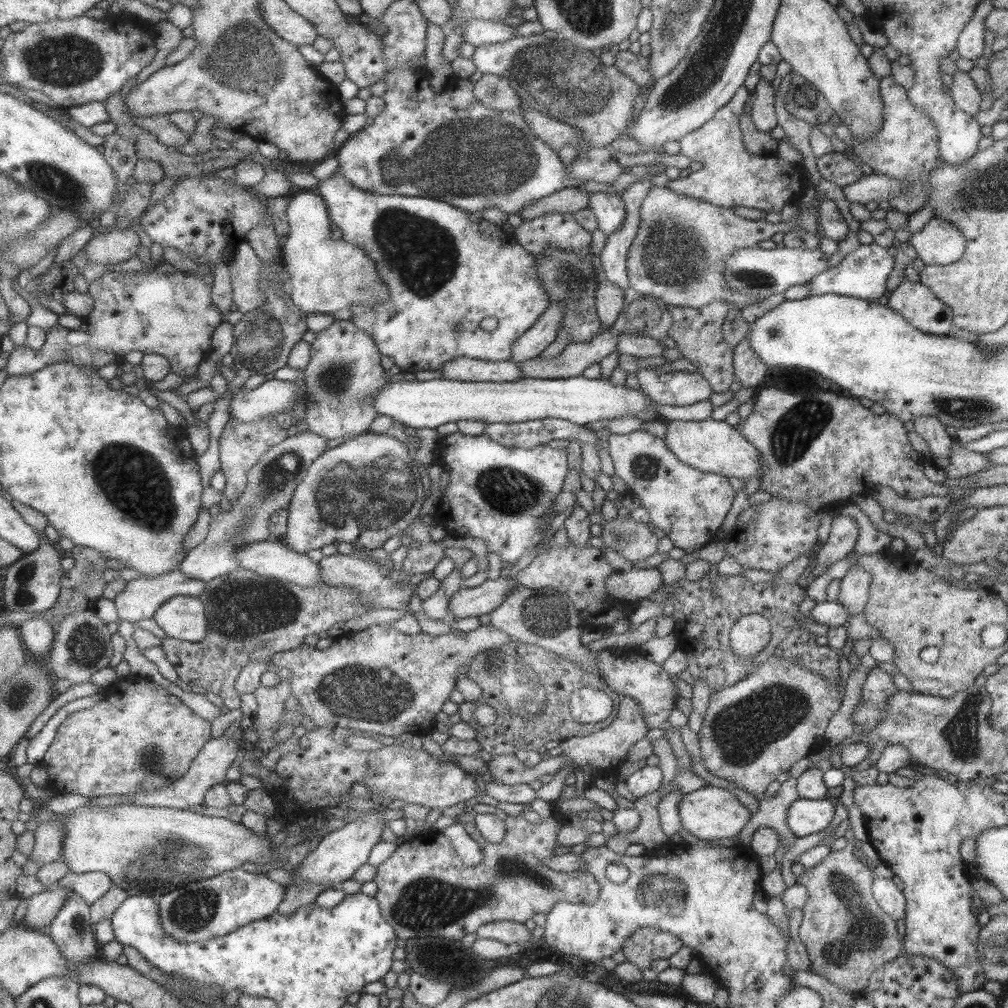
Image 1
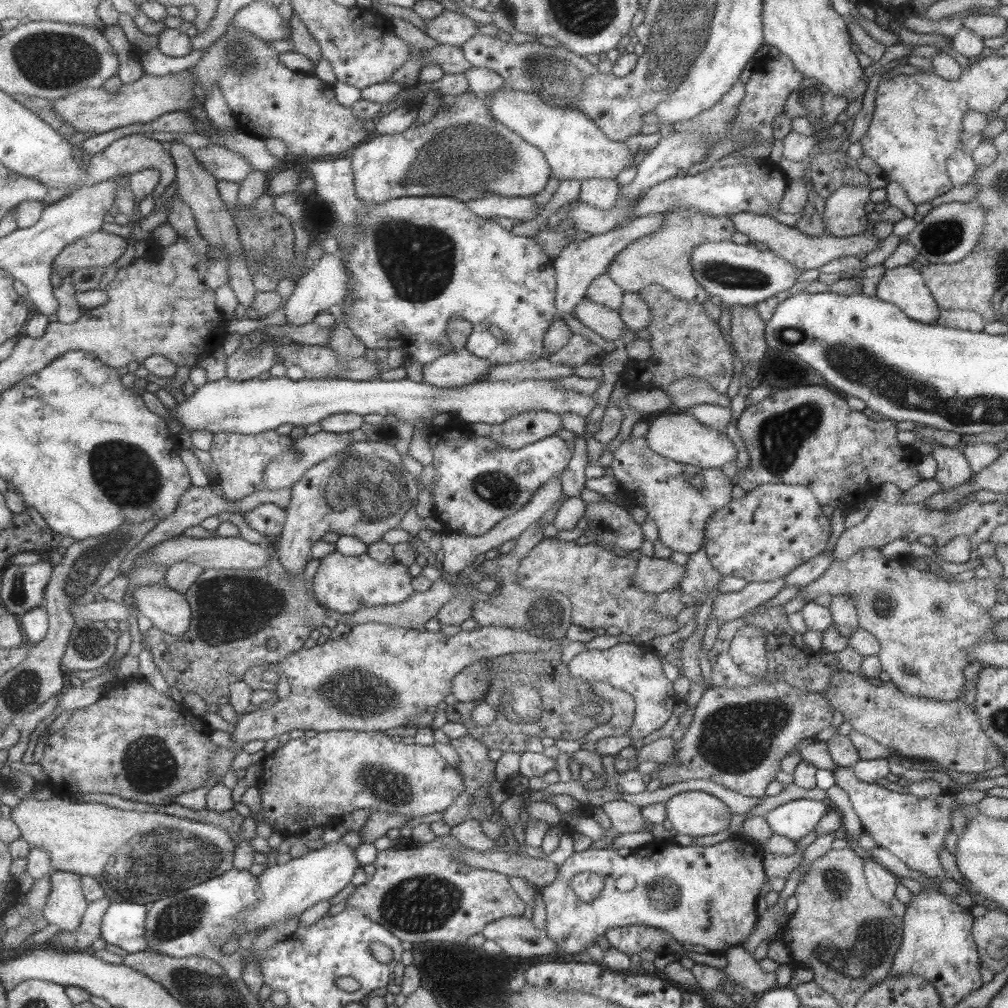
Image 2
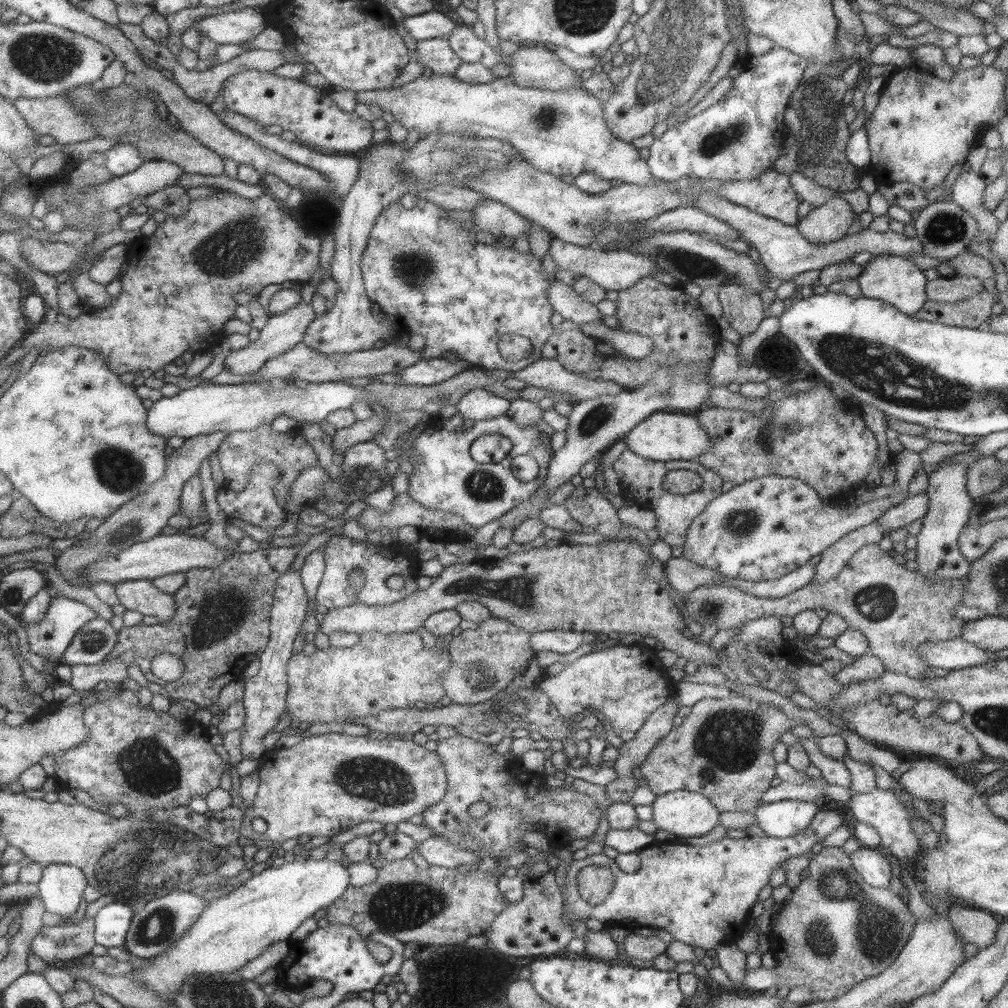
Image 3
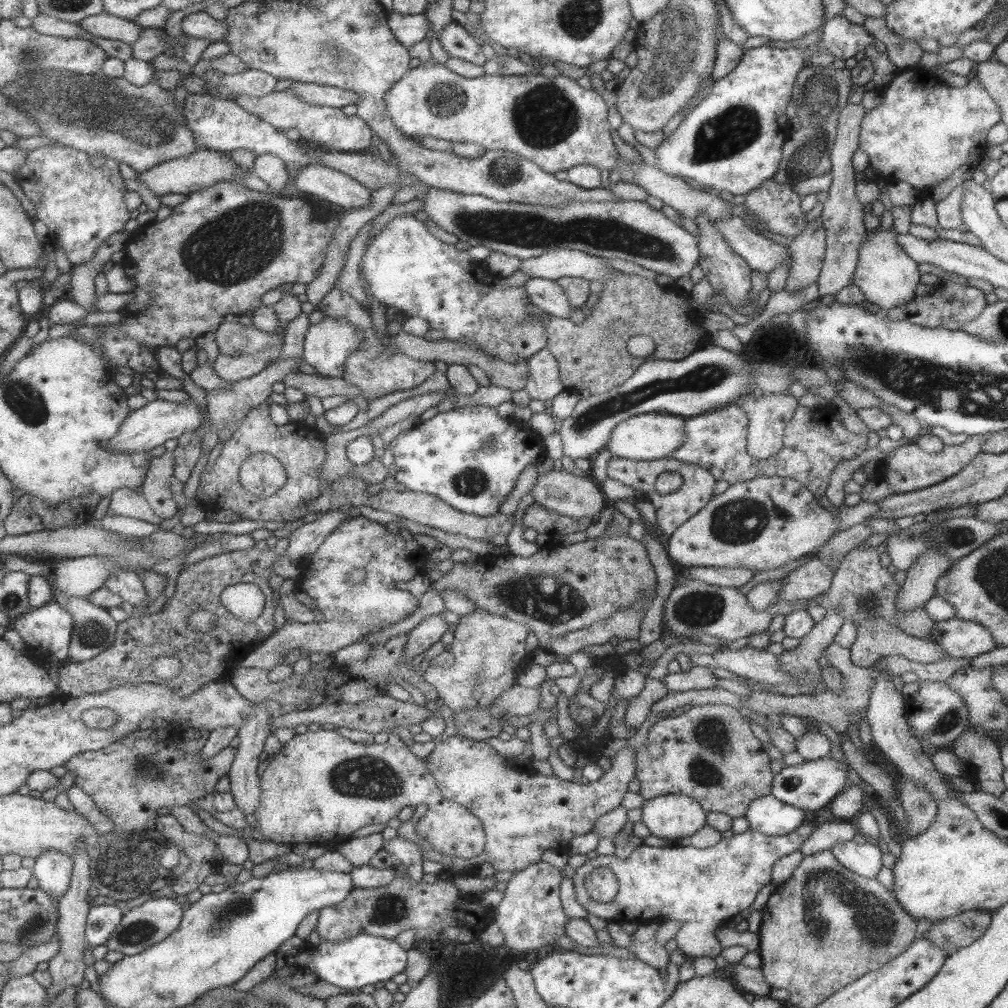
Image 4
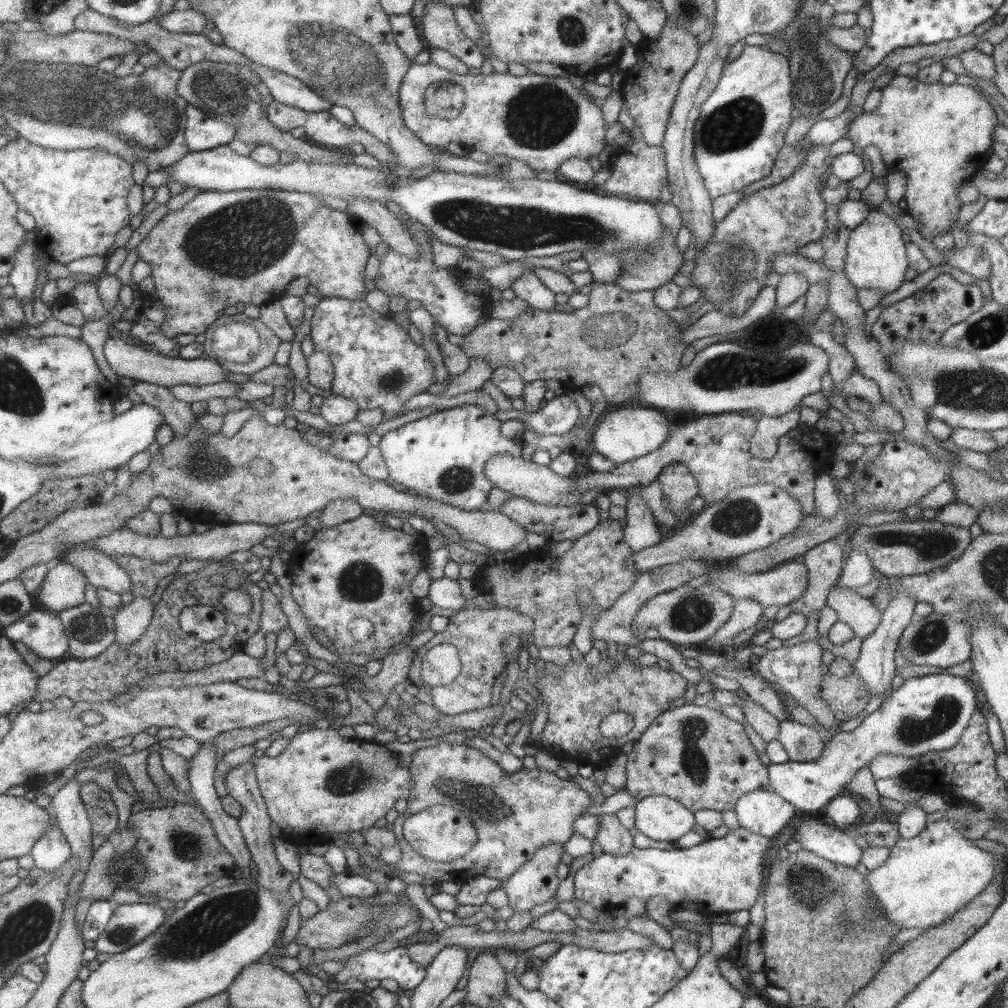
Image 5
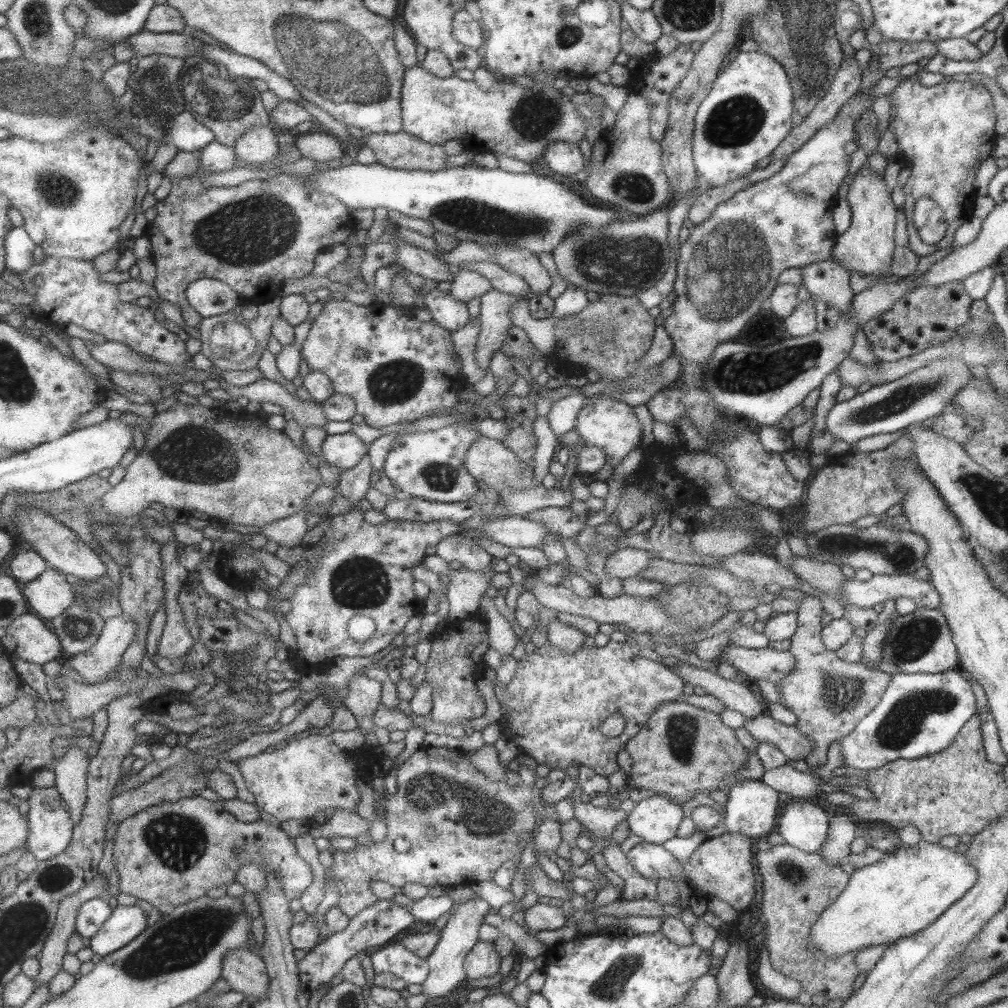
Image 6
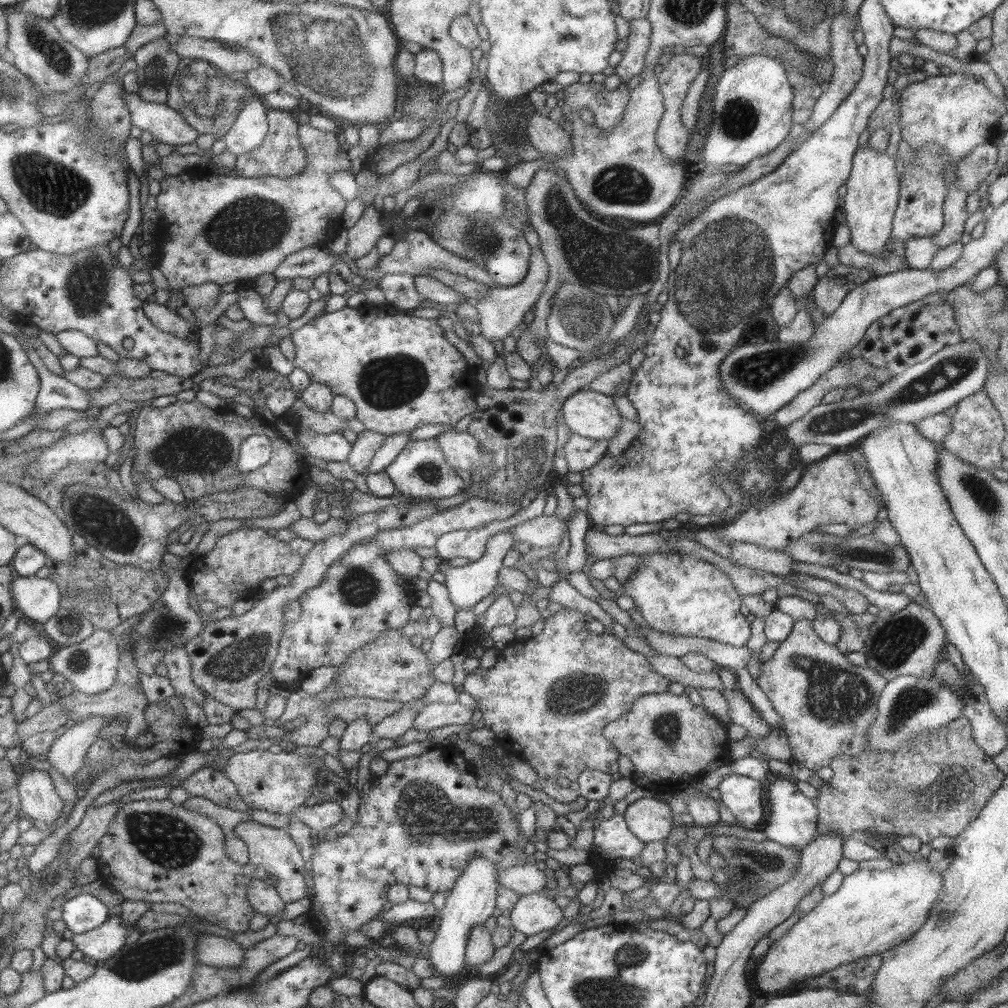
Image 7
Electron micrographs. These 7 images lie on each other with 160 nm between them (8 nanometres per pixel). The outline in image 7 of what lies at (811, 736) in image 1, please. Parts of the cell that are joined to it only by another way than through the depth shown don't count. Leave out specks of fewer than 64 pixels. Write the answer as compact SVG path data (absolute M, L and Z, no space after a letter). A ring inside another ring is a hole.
M668 690L637 697L631 706L619 715L619 718L615 718L603 727L602 735L616 748L619 755L629 758L635 774L645 778L645 782L639 780L641 787L652 793L660 792L669 795L678 794L688 784L697 783L698 780L703 779L707 767L715 760L721 760L724 755L727 755L729 747L725 725L711 716L702 705L693 705L685 693L675 695Z

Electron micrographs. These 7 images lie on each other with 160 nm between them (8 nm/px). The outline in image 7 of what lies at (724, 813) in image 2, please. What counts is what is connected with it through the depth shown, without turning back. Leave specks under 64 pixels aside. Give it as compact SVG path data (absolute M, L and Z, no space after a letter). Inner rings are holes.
M653 796L635 800L624 812L627 829L643 843L663 841L677 818L666 802L659 802Z

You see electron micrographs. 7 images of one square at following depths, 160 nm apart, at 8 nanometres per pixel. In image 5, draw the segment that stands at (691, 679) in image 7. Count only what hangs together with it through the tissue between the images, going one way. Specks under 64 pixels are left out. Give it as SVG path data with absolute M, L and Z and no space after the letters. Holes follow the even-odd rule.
M744 690L734 691L738 698L738 707L743 713L744 720L765 741L776 739L778 721L772 714L767 712L763 705L754 703Z

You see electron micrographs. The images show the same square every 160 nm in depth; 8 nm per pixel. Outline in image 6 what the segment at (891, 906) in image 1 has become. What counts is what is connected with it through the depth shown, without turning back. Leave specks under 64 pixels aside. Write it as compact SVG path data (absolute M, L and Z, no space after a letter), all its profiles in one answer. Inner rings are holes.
M787 800L782 805L783 814L778 818L775 832L783 837L783 842L803 850L817 853L828 829L825 810L807 800Z

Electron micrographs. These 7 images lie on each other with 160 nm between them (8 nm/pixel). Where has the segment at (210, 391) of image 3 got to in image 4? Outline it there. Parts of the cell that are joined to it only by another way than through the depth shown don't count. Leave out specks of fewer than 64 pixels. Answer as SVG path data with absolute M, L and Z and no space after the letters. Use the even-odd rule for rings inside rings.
M190 397L184 402L167 402L155 399L146 402L139 410L131 411L121 422L119 430L106 440L108 450L113 453L148 452L155 446L162 445L167 439L177 438L183 432L196 430L202 422L201 410L192 402Z

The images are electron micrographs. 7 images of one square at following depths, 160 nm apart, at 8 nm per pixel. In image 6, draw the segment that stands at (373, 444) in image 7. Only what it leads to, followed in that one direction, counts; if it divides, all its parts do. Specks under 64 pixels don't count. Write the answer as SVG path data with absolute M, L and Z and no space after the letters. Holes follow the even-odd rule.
M365 453L351 468L340 471L340 481L335 488L335 493L341 494L351 508L364 498L365 491L369 488L370 474L373 468L370 465L368 454Z

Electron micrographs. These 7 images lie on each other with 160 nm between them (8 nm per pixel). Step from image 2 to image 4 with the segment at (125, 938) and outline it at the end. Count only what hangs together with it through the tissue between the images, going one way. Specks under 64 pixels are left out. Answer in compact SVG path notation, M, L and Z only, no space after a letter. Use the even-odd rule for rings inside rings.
M91 905L86 916L84 930L86 944L91 947L103 945L107 935L117 926L123 913L123 911L114 905Z

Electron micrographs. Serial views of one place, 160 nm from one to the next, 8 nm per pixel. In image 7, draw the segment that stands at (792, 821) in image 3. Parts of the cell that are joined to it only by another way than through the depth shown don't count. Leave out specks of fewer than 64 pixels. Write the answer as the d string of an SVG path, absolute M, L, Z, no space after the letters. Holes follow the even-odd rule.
M727 774L721 778L716 789L720 793L719 798L723 806L730 810L739 828L754 830L756 826L762 826L762 782L747 776Z

